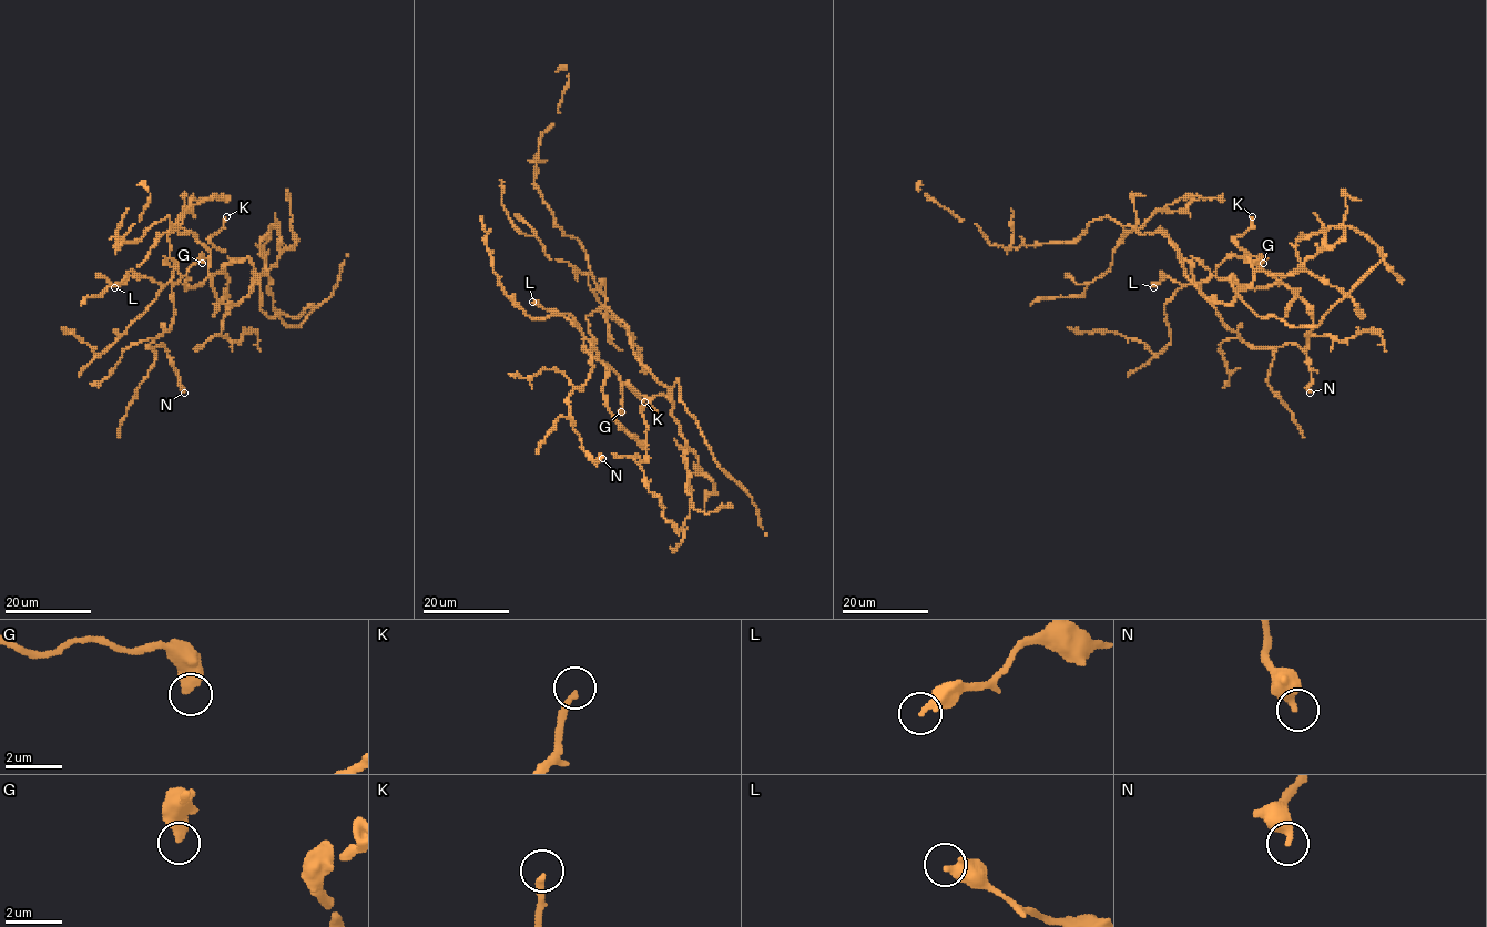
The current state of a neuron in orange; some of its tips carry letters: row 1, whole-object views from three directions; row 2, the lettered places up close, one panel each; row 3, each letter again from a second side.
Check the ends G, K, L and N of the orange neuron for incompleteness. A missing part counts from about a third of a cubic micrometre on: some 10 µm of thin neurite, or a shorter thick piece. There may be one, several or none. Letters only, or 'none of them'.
K

